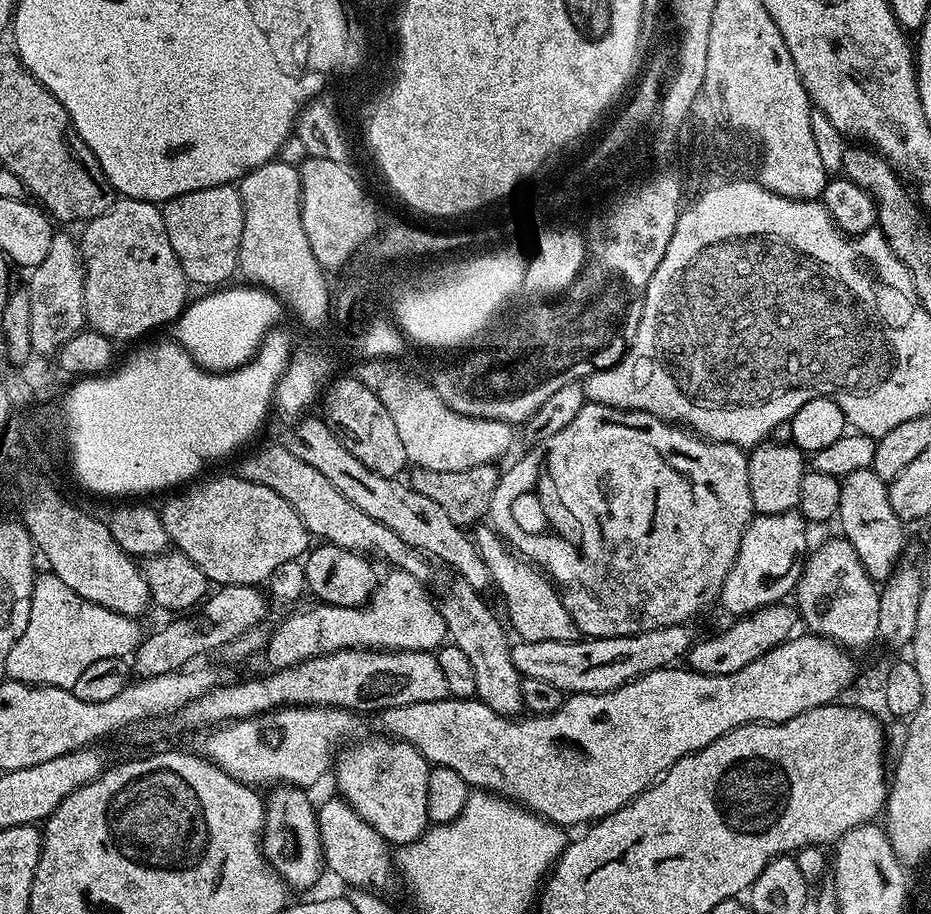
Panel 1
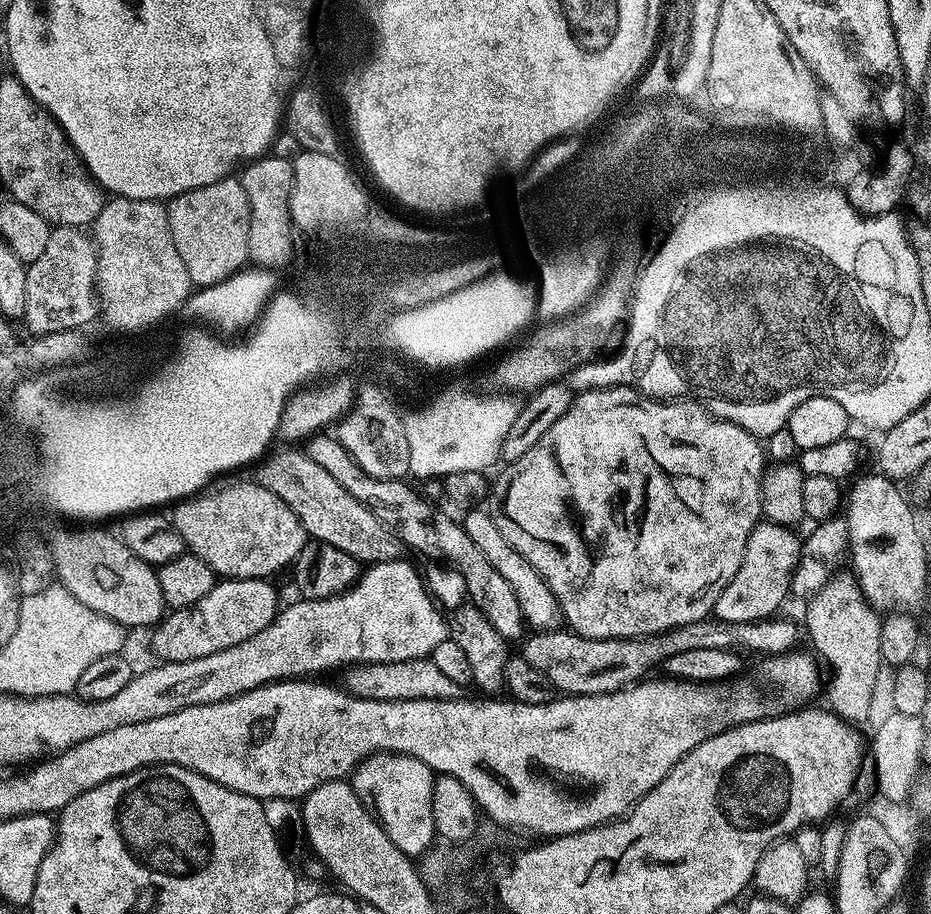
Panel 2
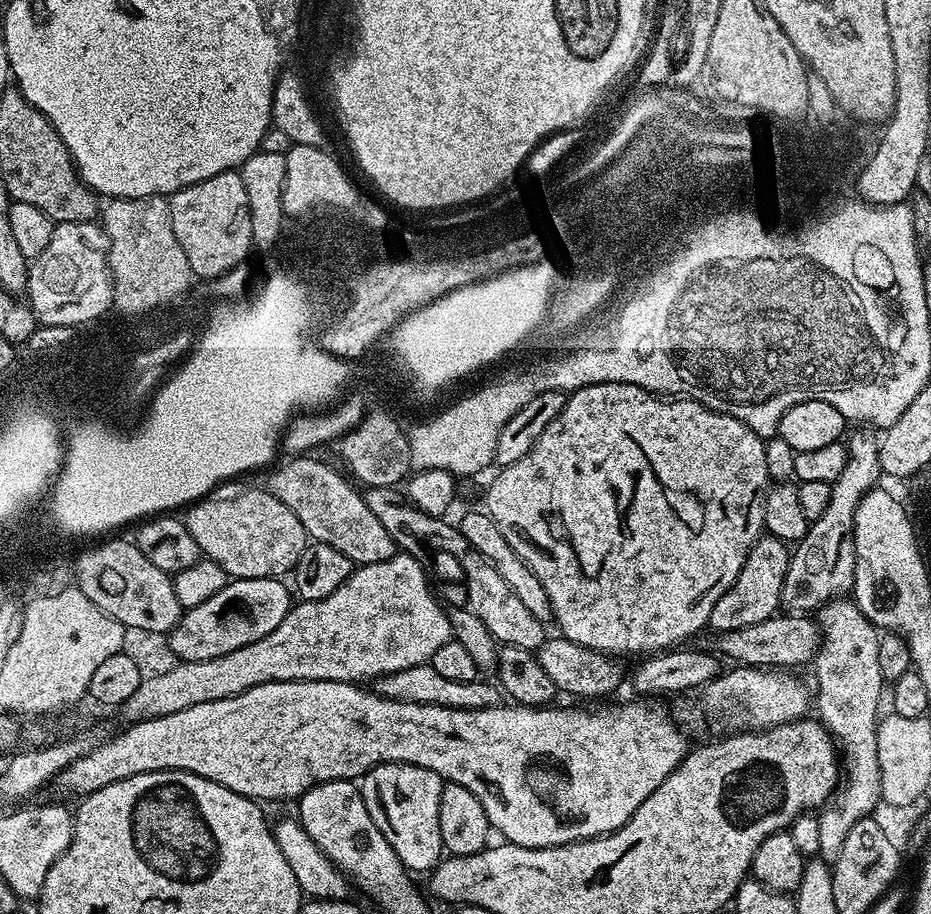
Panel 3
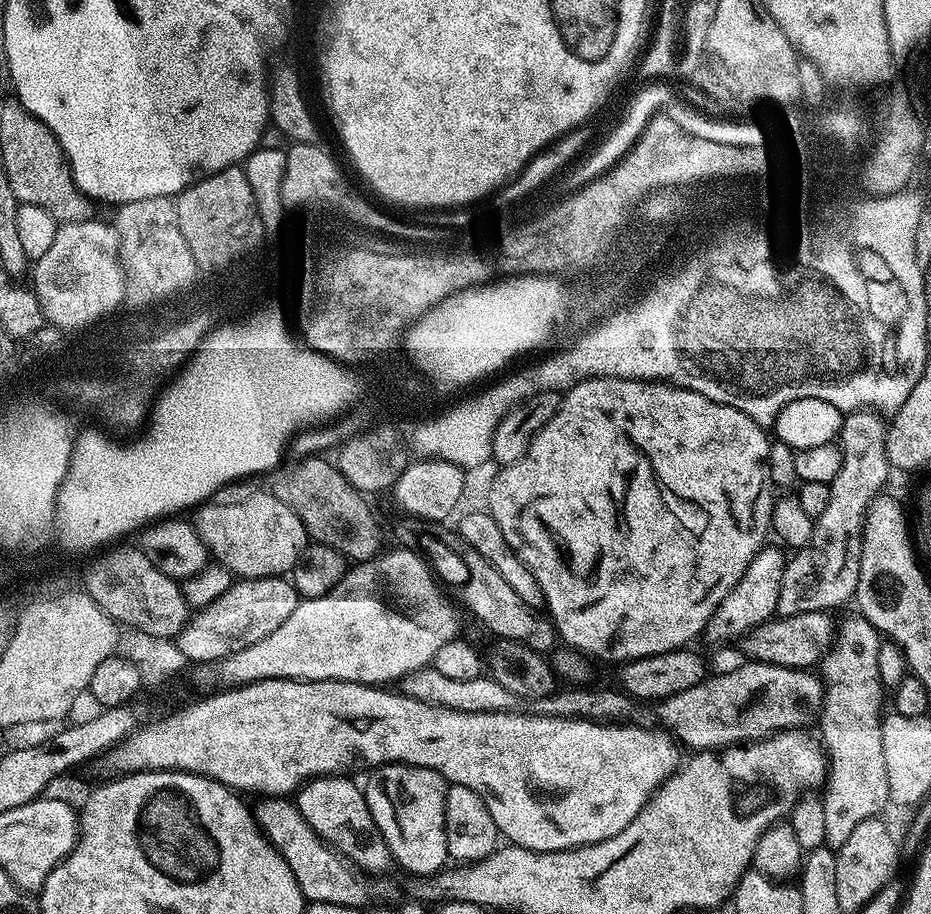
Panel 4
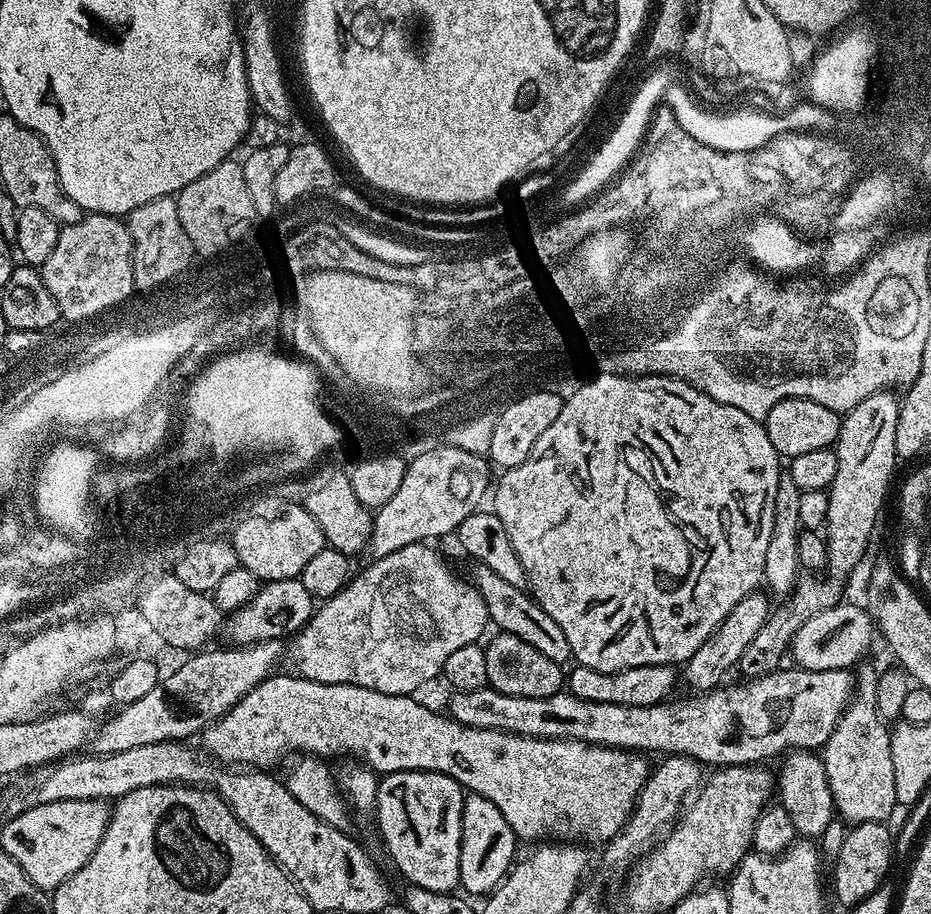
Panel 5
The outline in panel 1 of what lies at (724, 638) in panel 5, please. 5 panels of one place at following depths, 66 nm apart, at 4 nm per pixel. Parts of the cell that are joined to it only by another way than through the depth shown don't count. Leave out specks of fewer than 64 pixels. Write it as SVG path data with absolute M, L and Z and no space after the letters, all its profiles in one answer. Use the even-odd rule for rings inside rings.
M796 510L765 516L753 515L747 530L742 534L734 566L730 566L730 574L726 574L718 604L721 604L732 618L739 618L791 597L810 552L808 531L809 525Z

